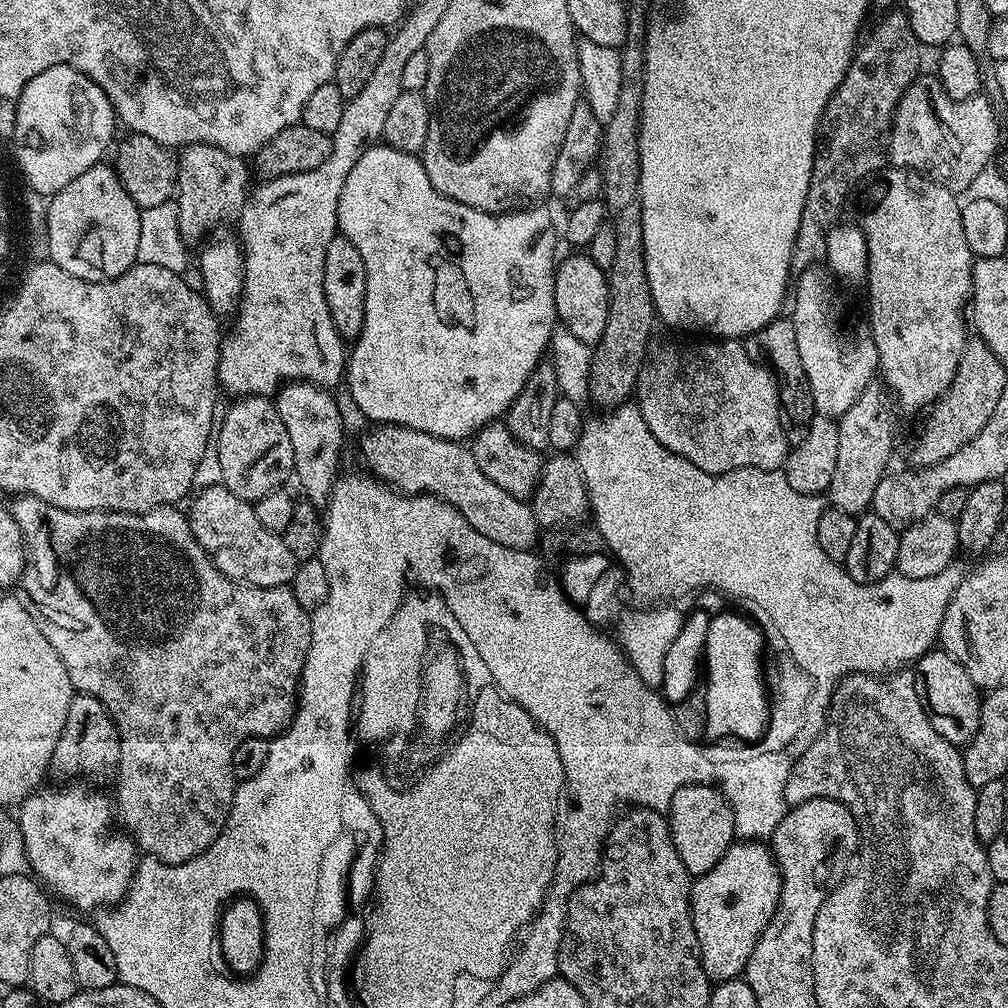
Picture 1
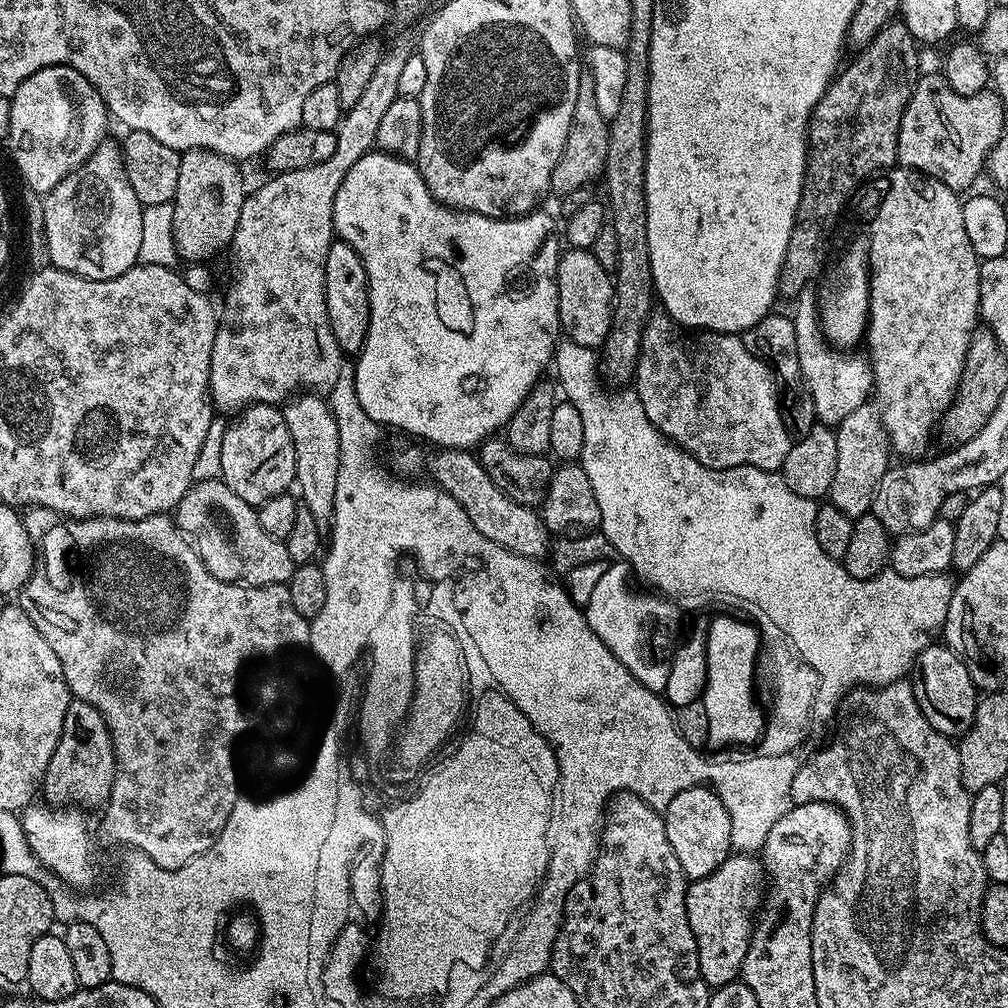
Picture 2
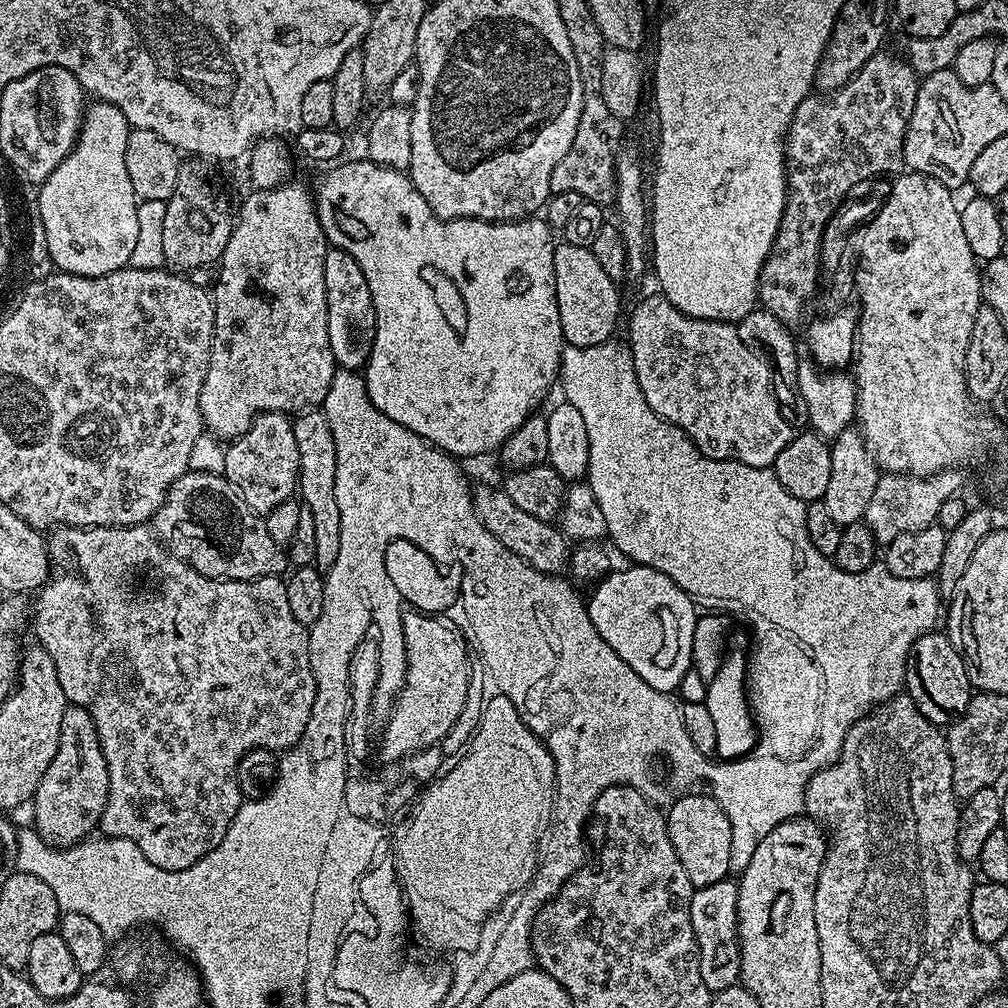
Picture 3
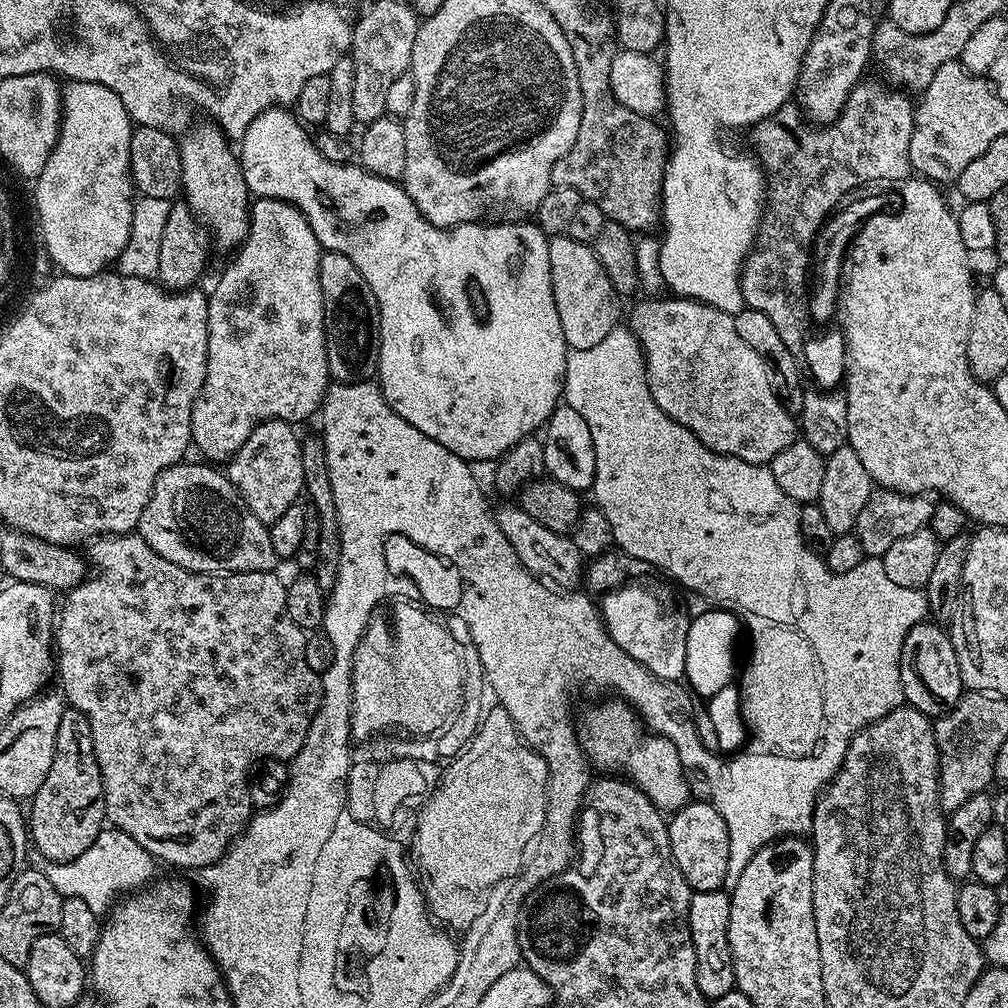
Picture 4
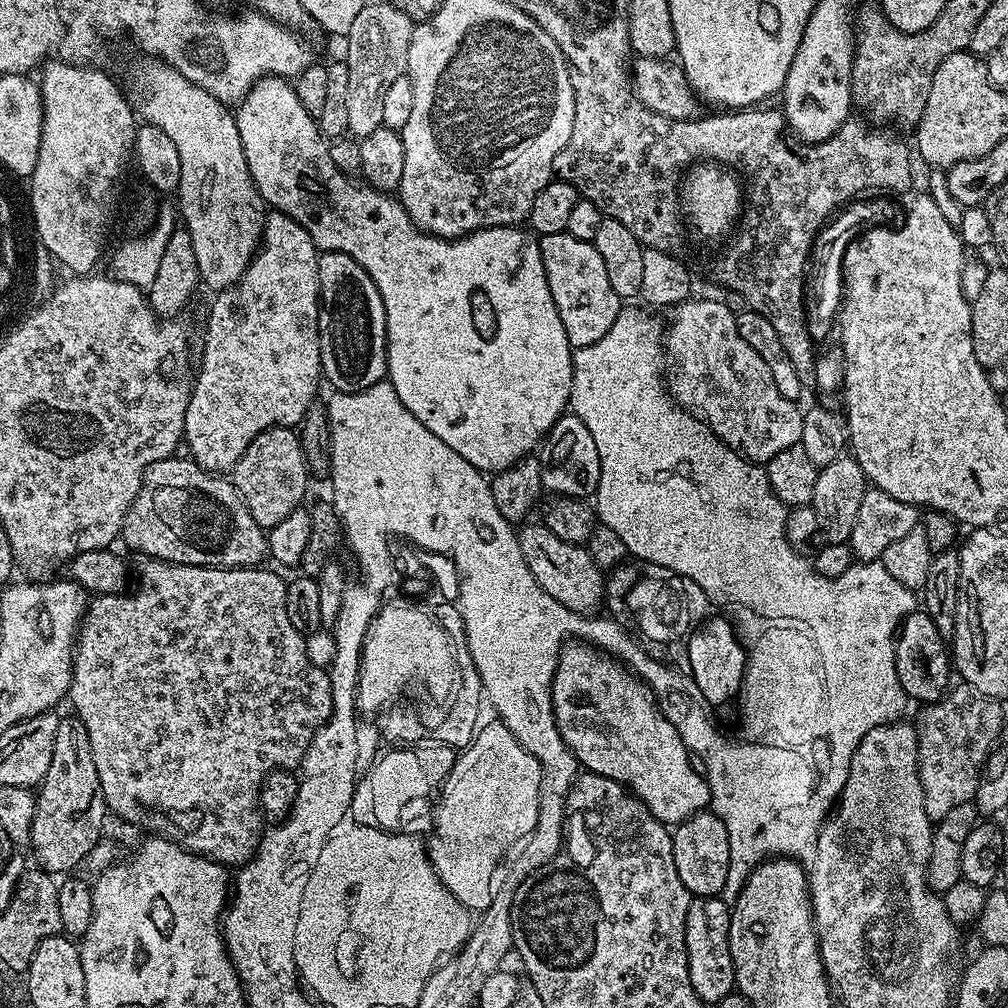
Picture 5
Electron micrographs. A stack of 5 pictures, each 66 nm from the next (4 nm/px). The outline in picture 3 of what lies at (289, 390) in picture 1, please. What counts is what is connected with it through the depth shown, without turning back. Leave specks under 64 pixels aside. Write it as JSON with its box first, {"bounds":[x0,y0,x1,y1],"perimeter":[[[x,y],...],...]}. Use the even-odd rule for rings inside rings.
{"bounds":[292,410,342,574],"perimeter":[[[305,410],[292,420],[294,442],[298,442],[298,496],[303,504],[310,506],[314,521],[316,567],[326,574],[338,559],[338,546],[342,546],[342,513],[338,510],[338,497],[334,494],[334,466],[338,456],[334,454],[334,434],[330,434],[330,422],[323,411]]]}

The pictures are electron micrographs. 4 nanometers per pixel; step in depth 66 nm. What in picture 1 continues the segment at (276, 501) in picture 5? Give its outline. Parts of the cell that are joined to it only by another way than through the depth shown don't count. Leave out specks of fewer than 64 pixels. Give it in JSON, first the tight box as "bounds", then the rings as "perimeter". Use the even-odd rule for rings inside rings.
{"bounds":[214,396,294,502],"perimeter":[[[242,396],[239,397],[235,401],[236,405],[233,406],[232,409],[229,410],[228,413],[223,413],[222,422],[221,422],[221,430],[220,432],[215,433],[214,443],[217,446],[217,452],[219,457],[219,465],[222,466],[222,483],[225,488],[229,488],[234,494],[238,494],[238,498],[242,498],[243,500],[247,500],[249,502],[255,502],[260,500],[266,494],[270,494],[271,492],[277,491],[281,487],[280,484],[283,482],[287,476],[291,477],[294,472],[294,449],[290,446],[290,434],[286,434],[286,426],[282,422],[282,418],[278,418],[278,410],[276,409],[275,403],[267,396]]]}

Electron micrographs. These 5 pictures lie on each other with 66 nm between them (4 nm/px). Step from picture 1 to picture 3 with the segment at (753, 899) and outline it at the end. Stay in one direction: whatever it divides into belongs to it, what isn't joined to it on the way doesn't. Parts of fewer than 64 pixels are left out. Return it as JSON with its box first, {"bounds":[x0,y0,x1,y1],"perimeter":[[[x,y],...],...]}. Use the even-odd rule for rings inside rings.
{"bounds":[690,878,740,994],"perimeter":[[[729,878],[719,880],[705,888],[693,891],[690,902],[690,922],[694,926],[698,946],[698,966],[702,970],[702,982],[713,994],[734,986],[740,980],[740,935],[738,934],[738,890],[737,881]]]}

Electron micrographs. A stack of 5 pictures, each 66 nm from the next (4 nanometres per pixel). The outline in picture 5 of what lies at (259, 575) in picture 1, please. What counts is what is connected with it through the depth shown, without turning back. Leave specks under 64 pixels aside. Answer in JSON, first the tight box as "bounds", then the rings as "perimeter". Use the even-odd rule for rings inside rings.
{"bounds":[122,456,269,568],"perimeter":[[[167,456],[144,469],[144,481],[132,505],[124,513],[122,540],[144,558],[165,560],[171,564],[193,564],[203,568],[254,568],[269,559],[265,529],[254,522],[244,499],[231,479],[215,472],[207,472],[195,460],[181,456]]]}

